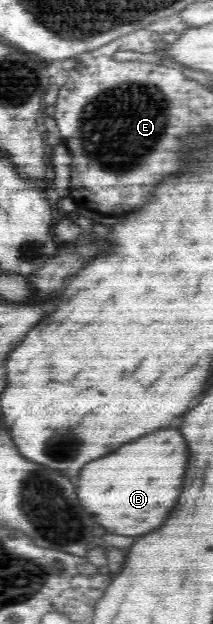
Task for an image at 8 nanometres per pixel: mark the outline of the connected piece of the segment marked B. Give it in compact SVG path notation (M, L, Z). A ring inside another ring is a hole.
M161 429L115 453L91 461L79 475L77 495L91 519L117 535L143 535L157 529L175 507L187 467L187 441L179 429Z

